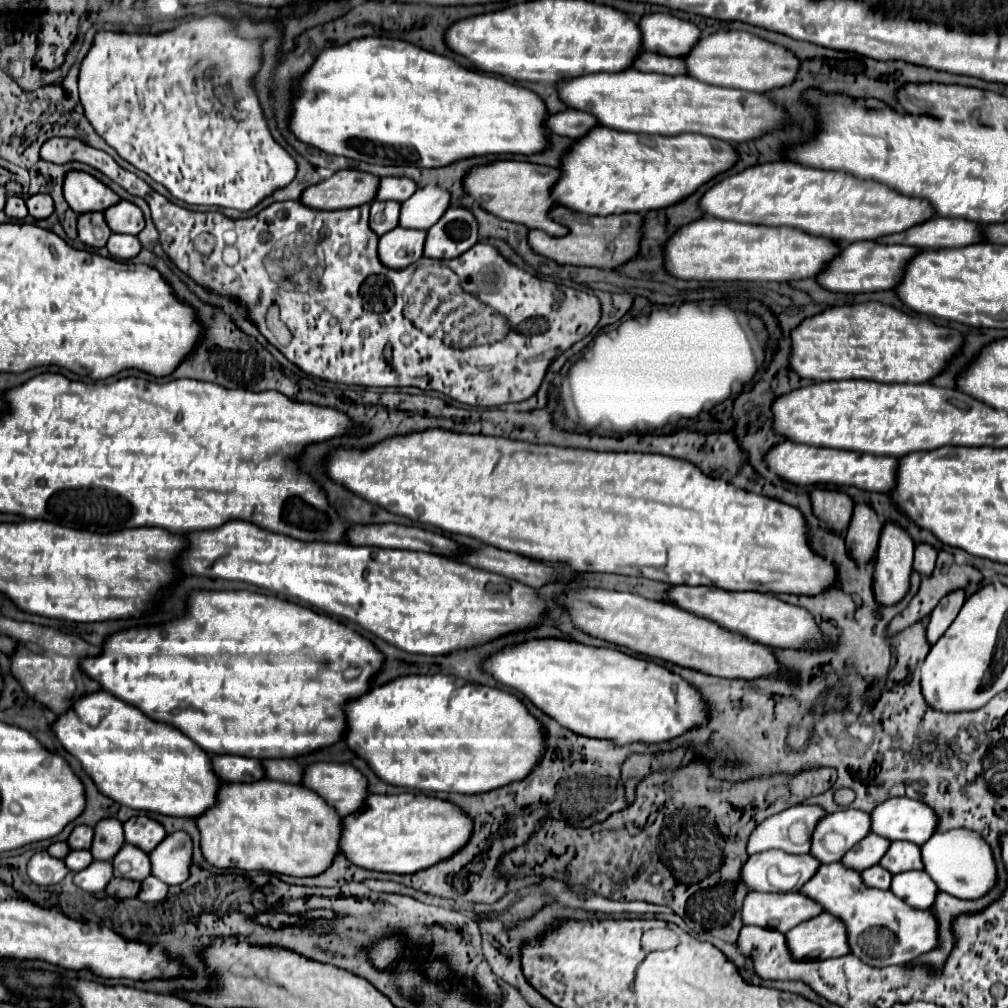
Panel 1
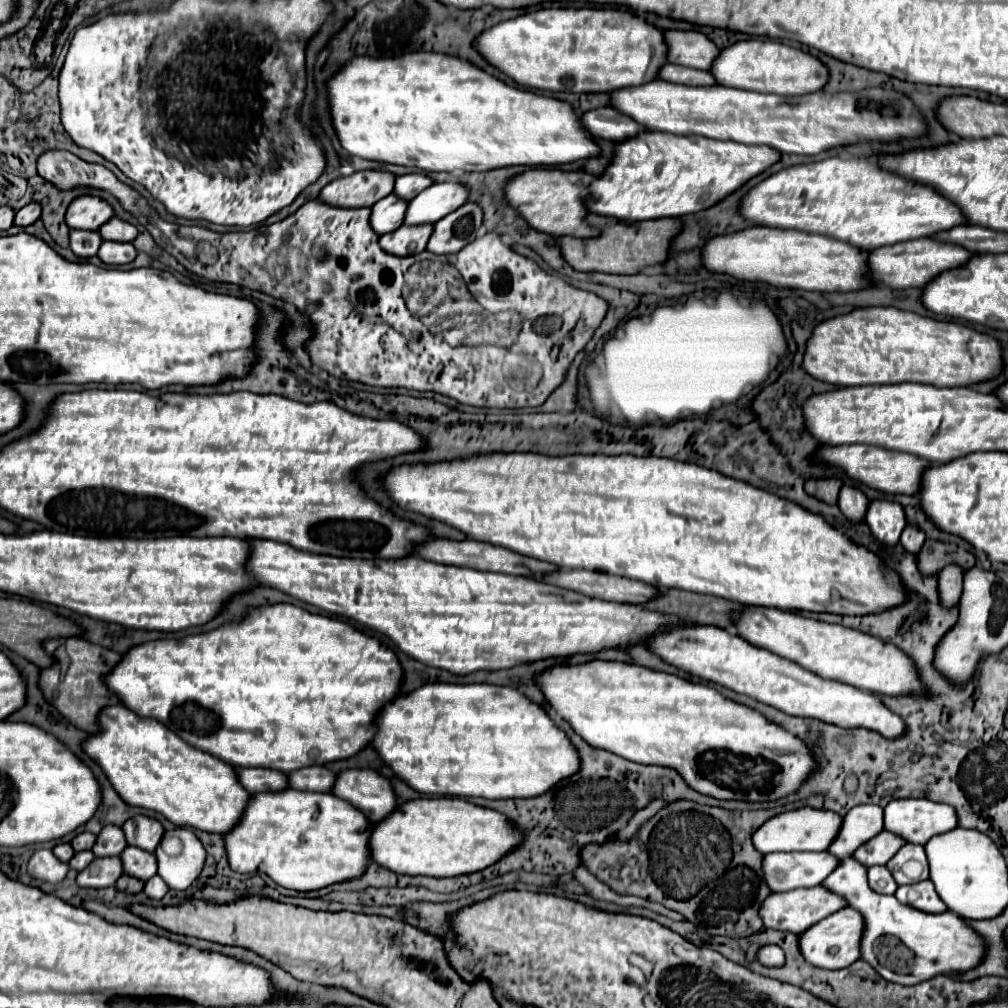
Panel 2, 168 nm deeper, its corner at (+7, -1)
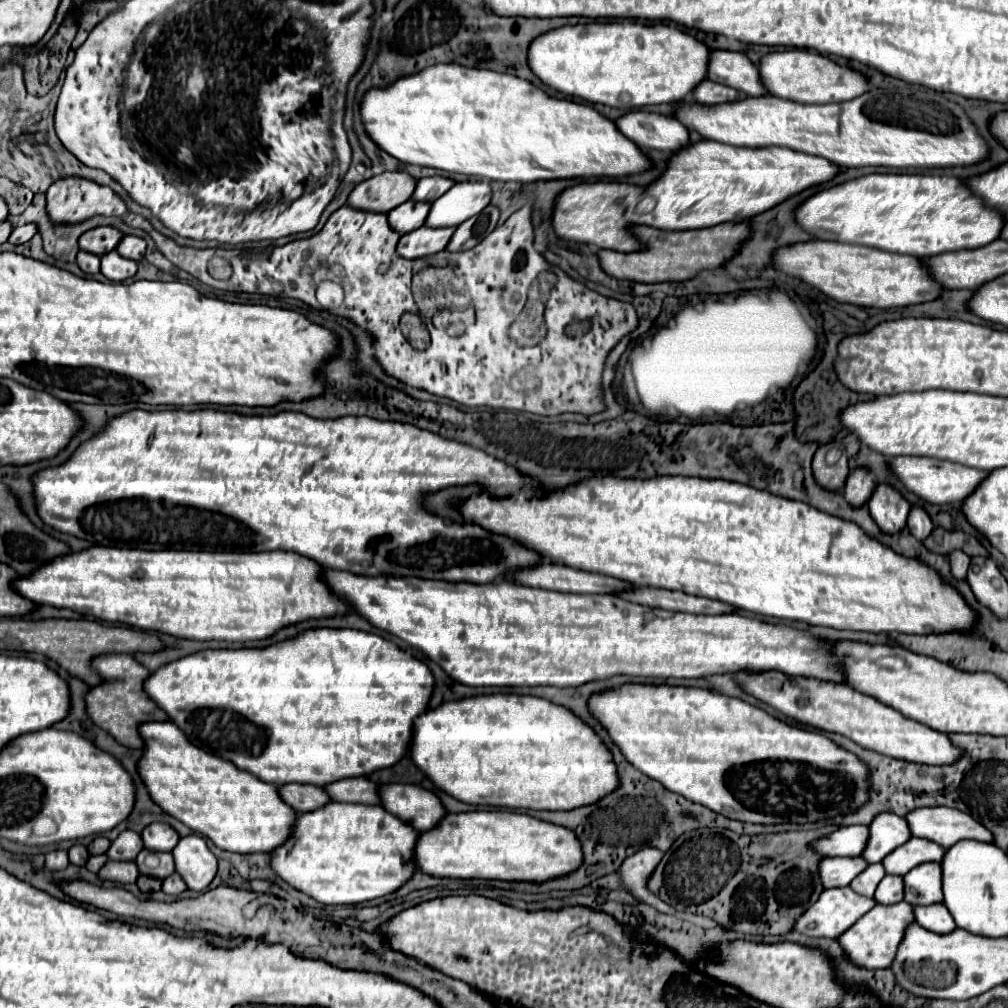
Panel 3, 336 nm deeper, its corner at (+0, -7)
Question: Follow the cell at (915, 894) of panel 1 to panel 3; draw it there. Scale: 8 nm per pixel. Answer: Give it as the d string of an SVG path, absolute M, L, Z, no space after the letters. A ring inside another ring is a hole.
M932 903L932 907L912 907L916 921L934 933L948 933L956 929L956 923L944 903Z

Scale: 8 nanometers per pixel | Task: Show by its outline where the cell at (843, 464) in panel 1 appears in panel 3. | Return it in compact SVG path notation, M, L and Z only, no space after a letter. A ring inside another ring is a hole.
M896 457L896 459L888 459L888 467L910 493L914 493L916 497L920 497L928 503L934 503L934 505L962 501L988 475L980 469L972 469L972 467L964 467L960 463L940 461L940 459L932 459L932 457Z

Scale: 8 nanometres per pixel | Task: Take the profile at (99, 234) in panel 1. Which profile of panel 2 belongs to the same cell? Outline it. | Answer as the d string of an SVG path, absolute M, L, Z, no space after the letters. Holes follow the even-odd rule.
M71 231L71 251L77 257L89 259L97 253L101 245L101 235L99 233L85 233L85 231Z

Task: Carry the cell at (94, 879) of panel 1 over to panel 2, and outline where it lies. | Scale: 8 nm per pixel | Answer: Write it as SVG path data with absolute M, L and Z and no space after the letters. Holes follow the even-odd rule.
M103 857L89 863L79 875L77 883L81 887L111 887L123 875L123 863L119 857Z

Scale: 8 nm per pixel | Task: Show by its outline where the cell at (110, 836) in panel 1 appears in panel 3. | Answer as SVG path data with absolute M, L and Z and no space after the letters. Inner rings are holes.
M122 831L110 845L108 849L108 859L116 859L116 861L134 861L138 851L142 849L142 839L138 833L134 831Z

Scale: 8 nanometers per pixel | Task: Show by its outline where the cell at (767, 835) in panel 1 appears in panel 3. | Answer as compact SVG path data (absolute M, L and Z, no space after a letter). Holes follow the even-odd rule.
M846 825L834 833L814 839L808 847L822 857L858 857L866 847L868 827L866 825Z

